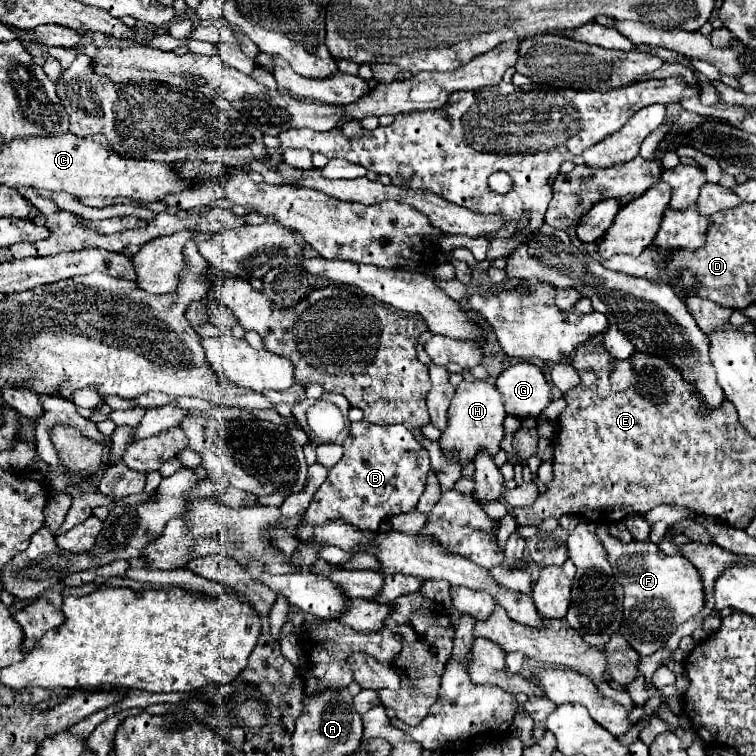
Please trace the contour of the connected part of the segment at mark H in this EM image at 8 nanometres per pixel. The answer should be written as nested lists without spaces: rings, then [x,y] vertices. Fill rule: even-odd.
[[[461,382],[453,394],[451,406],[449,406],[449,426],[439,438],[441,448],[445,452],[457,452],[459,454],[459,464],[473,462],[475,454],[479,448],[487,448],[491,456],[499,452],[499,444],[503,440],[503,418],[507,416],[503,408],[503,398],[501,392],[489,384],[489,382]]]

